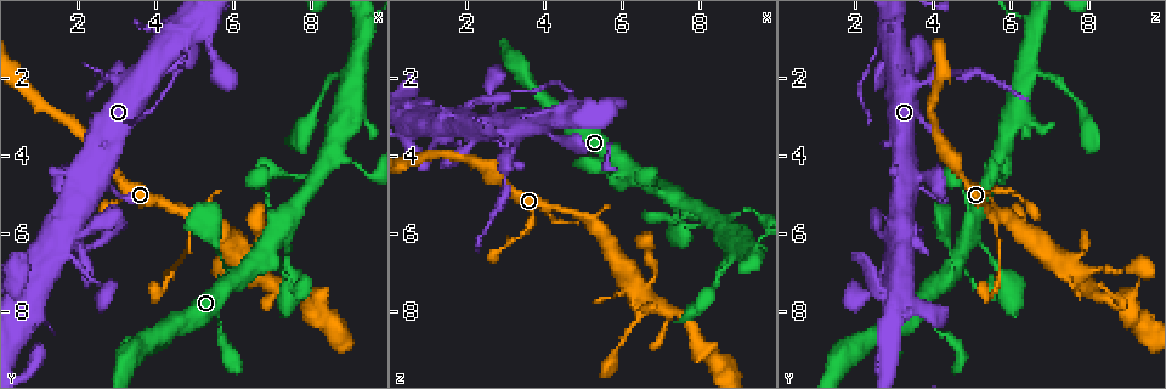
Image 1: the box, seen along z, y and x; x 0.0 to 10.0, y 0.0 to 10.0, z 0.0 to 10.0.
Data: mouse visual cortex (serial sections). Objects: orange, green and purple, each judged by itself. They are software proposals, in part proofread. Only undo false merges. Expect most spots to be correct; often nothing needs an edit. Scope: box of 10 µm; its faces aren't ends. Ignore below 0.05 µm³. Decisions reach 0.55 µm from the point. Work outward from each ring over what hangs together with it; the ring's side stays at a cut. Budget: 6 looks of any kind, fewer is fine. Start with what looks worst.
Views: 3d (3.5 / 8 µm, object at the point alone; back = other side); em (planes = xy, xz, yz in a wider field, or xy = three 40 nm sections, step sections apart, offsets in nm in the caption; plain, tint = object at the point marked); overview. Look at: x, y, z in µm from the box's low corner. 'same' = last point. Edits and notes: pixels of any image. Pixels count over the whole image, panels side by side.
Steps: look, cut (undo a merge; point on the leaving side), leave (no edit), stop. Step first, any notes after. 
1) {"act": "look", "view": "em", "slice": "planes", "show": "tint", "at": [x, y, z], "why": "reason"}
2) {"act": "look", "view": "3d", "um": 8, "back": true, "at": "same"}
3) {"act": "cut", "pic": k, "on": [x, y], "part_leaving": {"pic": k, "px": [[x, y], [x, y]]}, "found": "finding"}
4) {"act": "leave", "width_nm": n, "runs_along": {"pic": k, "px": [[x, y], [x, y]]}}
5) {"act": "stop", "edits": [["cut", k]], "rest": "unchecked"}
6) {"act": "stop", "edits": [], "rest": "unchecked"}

{"act": "look", "view": "3d", "um": 3.5, "at": [5.00, 5.60, 5.50], "why": "a fork"}

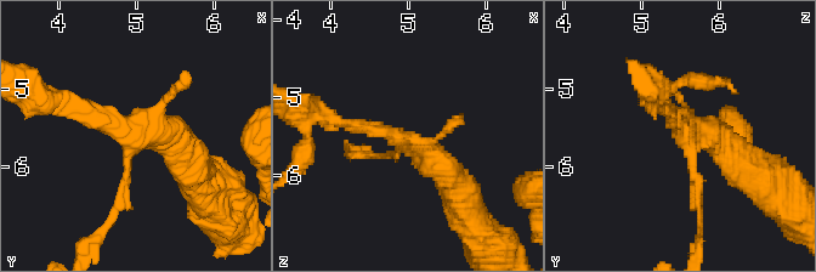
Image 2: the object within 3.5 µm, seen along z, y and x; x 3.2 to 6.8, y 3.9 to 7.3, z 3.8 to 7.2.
{"act": "look", "view": "em", "slice": "xy", "step": 2, "show": "tint", "at": [4.95, 5.60, 5.60]}

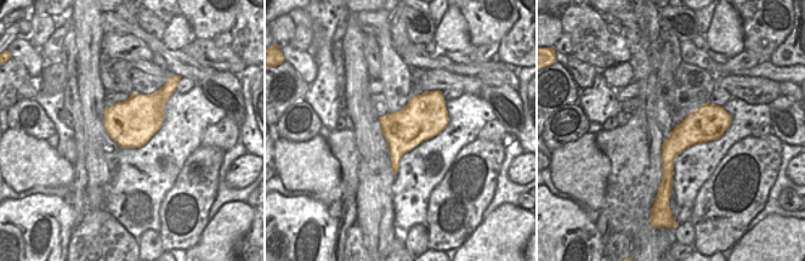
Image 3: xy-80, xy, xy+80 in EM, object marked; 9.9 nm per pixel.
{"act": "leave", "runs_along": {"pic": 2, "px": [[338, 120], [417, 145], [462, 194]]}, "found": "continuous, no second cell"}

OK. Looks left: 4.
{"act": "look", "view": "3d", "um": 3.5, "at": [7.90, 4.50, 5.80], "why": "calibre changes"}

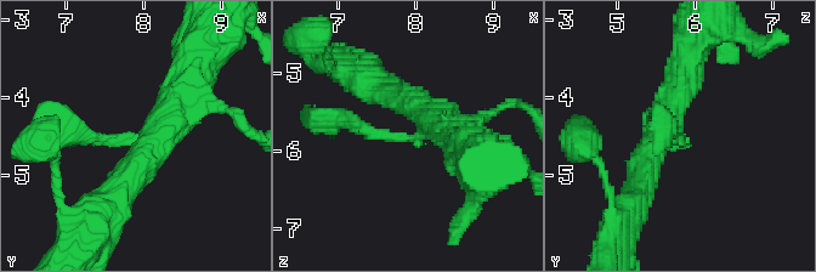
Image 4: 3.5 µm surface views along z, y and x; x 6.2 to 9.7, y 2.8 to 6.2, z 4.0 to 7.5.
{"act": "look", "view": "em", "slice": "xy", "step": 1, "show": "tint", "at": [7.90, 4.50, 5.80], "arms": 3, "arm_widths_nm": [200, 400, 400], "why": "need the tissue"}

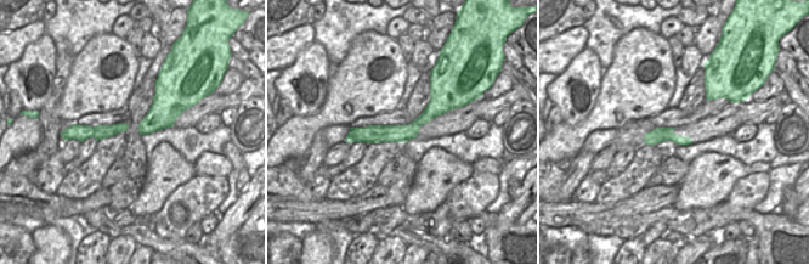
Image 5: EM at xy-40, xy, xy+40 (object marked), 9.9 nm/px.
{"act": "leave", "runs_along": {"pic": 5, "px": [[448, 105], [407, 133], [350, 136]]}, "found": "continuous, no second cell"}

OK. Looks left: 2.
{"act": "look", "view": "3d", "um": 3.5, "at": [5.65, 8.60, 4.35], "why": "calibre changes"}

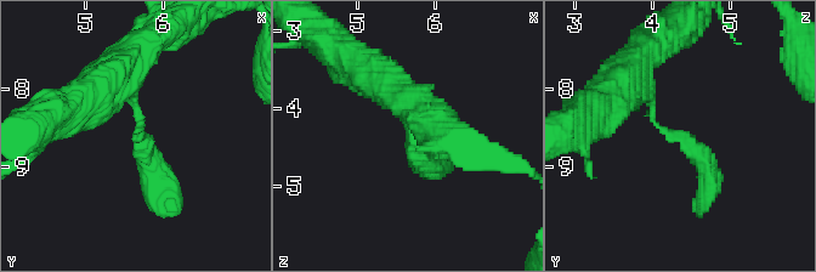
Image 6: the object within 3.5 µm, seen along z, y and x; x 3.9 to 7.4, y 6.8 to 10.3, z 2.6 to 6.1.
{"act": "look", "view": "em", "slice": "xy", "step": 2, "show": "tint", "at": [5.70, 8.65, 4.40], "arm_widths_nm": [200, 300]}

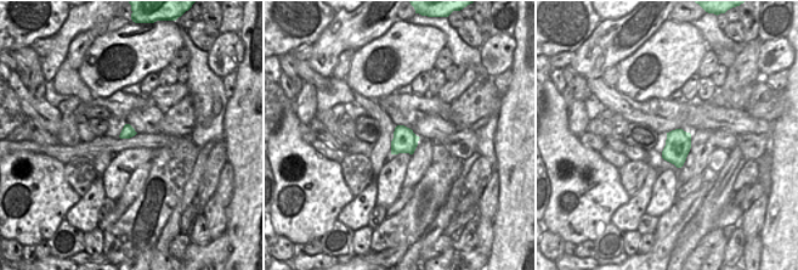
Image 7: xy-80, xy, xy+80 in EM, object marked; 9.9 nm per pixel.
{"act": "leave", "runs_along": {"pic": 6, "px": [[629, 69], [653, 122], [707, 163], [703, 200]]}, "found": "one cell here"}

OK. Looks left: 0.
{"act": "stop", "edits": [], "rest": "unchecked"}

